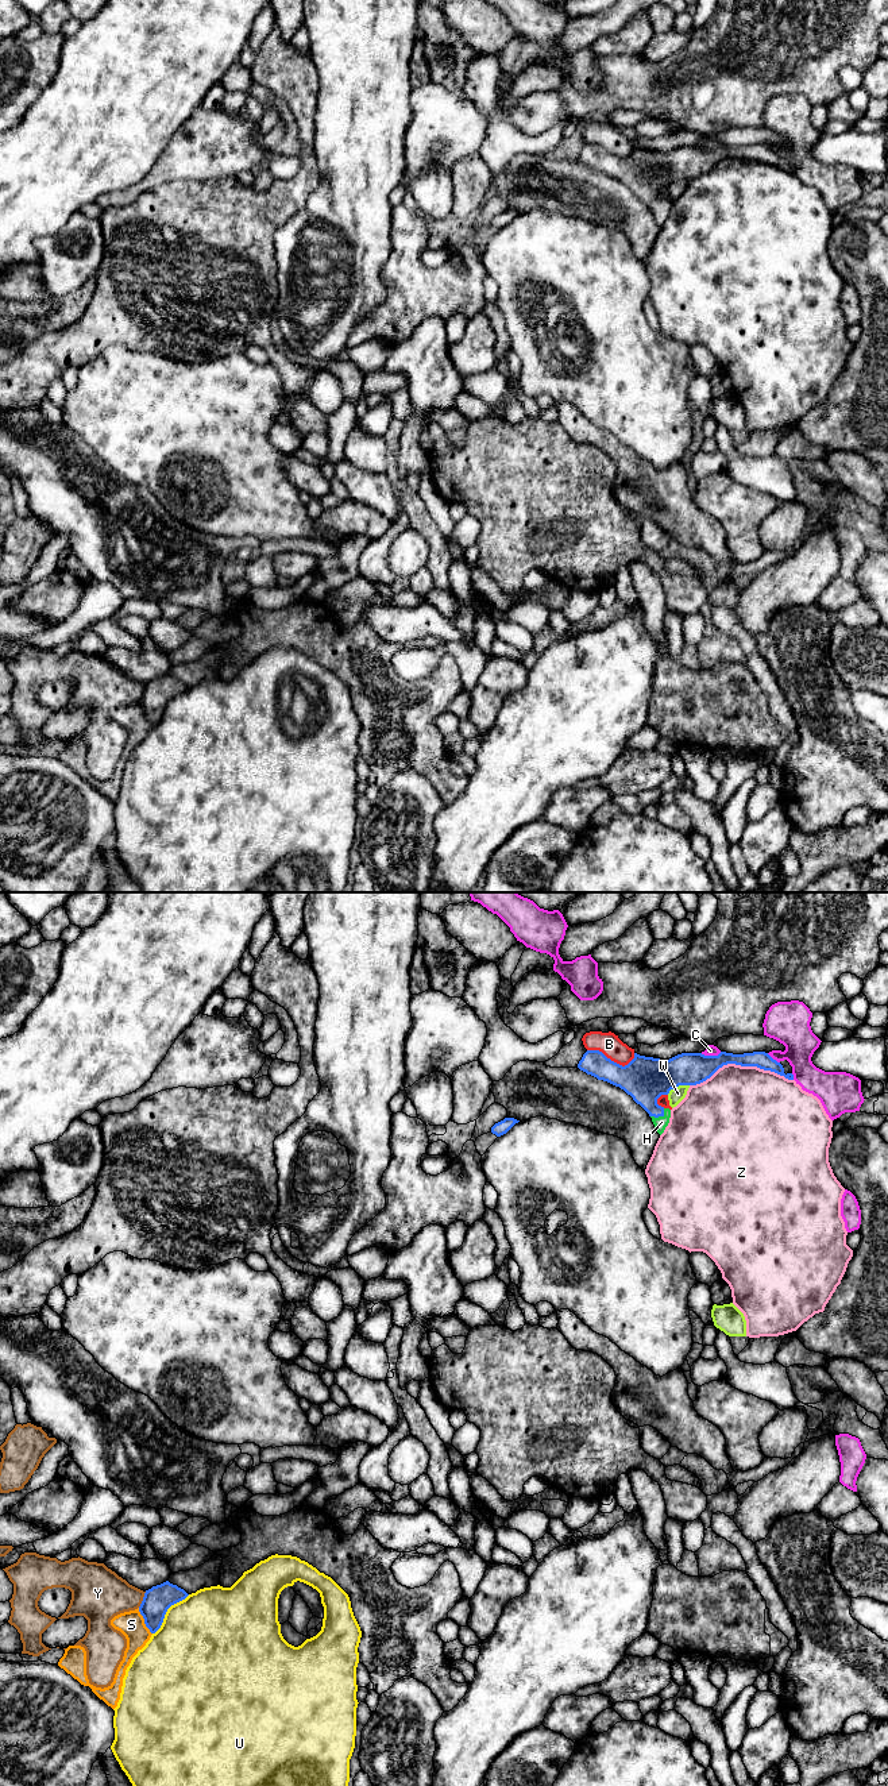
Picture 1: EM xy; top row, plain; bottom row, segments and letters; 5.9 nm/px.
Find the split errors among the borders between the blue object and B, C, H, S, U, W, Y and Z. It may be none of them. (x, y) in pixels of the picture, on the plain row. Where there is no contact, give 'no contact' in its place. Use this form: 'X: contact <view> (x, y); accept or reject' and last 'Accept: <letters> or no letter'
B: contact xy (610, 153); reject
C: contact xy (710, 149); reject
H: contact xy (659, 208); accept
S: contact xy (145, 714); reject
U: contact xy (166, 704); reject
W: contact xy (678, 178); reject
Y: contact xy (143, 693); reject
Z: contact xy (741, 158); reject
Accept: H

